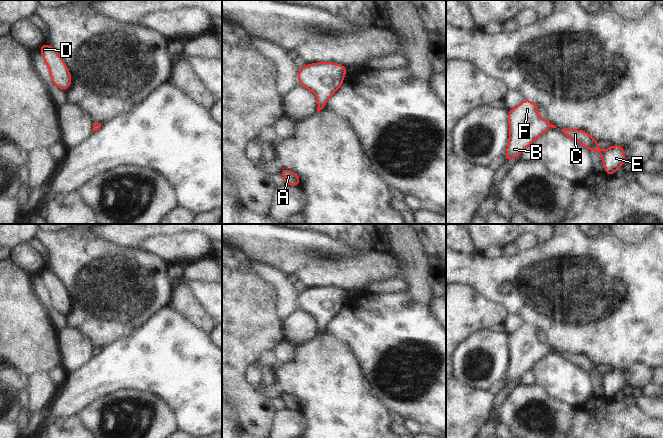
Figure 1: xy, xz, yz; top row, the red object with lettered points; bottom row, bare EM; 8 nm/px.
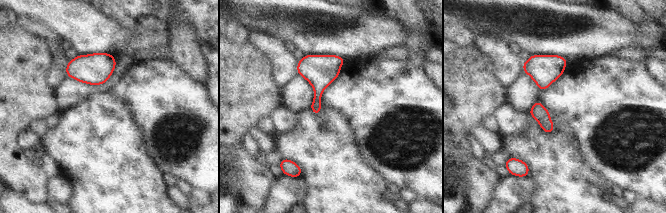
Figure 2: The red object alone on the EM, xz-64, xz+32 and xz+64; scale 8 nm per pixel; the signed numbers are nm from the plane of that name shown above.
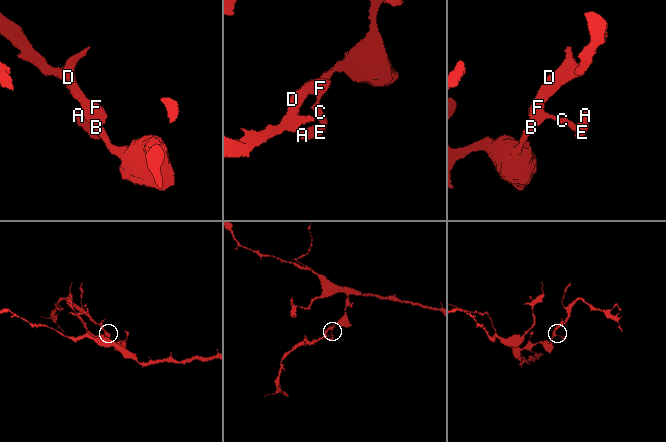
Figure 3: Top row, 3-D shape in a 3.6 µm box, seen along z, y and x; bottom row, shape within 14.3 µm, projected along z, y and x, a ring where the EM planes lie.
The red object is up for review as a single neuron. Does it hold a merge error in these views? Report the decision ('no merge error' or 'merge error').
no merge error

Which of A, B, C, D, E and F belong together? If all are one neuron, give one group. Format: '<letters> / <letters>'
A B C D E F

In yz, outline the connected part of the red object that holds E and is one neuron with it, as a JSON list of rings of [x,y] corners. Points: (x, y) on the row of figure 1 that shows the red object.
[[[562,129],[566,136],[570,137],[575,142],[583,145],[590,151],[599,152],[602,156],[602,162],[605,168],[605,174],[614,175],[615,171],[622,167],[625,162],[624,147],[621,145],[613,145],[606,150],[600,150],[598,142],[586,131],[578,129]]]

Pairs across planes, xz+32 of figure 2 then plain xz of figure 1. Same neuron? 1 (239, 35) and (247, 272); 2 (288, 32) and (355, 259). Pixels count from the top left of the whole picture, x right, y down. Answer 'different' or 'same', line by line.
1: different
2: same

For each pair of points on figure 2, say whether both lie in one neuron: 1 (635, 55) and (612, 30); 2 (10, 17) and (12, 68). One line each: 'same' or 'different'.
1: different
2: different

